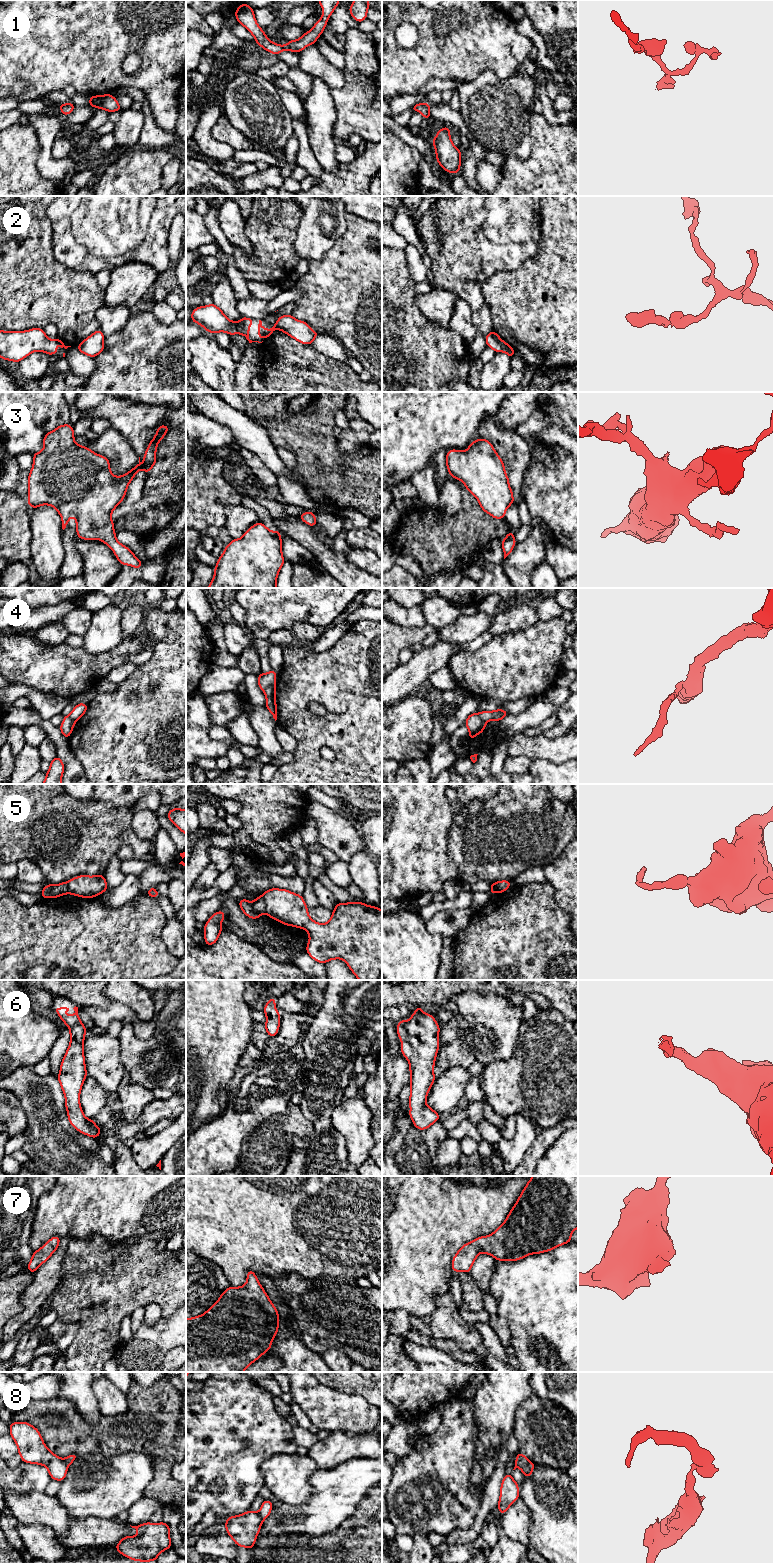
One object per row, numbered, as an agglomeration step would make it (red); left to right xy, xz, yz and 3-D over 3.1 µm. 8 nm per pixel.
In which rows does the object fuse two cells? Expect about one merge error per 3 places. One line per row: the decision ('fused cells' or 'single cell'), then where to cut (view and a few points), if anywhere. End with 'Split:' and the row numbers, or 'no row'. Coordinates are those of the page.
1: single cell; no cut
2: fused cells; cut in xz along (275, 323), (277, 328)
3: single cell; no cut
4: fused cells; cut in xz along (274, 681), (263, 690)
5: fused cells; cut in xz along (262, 896), (265, 902), (264, 912)
6: single cell; no cut
7: single cell; no cut
8: fused cells; cut in yz along (529, 1461), (520, 1467)
Split: 2, 4, 5, 8

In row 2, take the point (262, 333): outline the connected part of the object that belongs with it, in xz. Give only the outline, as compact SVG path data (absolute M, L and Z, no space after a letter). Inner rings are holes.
M259 320L258 324L258 337L259 338L268 338L275 330L276 330L276 323L274 324L272 329L264 329L262 325L262 321Z

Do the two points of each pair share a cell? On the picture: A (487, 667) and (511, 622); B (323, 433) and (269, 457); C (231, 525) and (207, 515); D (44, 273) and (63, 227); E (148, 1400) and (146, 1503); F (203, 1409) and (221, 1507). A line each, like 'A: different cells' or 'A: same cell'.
A: different cells
B: different cells
C: different cells
D: different cells
E: different cells
F: same cell

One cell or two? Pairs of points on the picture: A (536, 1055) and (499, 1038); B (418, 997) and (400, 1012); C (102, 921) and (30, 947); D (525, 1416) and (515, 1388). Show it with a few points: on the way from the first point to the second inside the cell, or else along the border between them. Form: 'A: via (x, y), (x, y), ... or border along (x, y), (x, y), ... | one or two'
A: border along (521, 1023), (513, 1054), (506, 1060), (498, 1061) | two
B: border along (416, 1005), (409, 1004), (392, 1007) | two
C: via (84, 939), (76, 947), (48, 947) | one
D: border along (532, 1392), (518, 1407), (516, 1421), (513, 1426) | two

